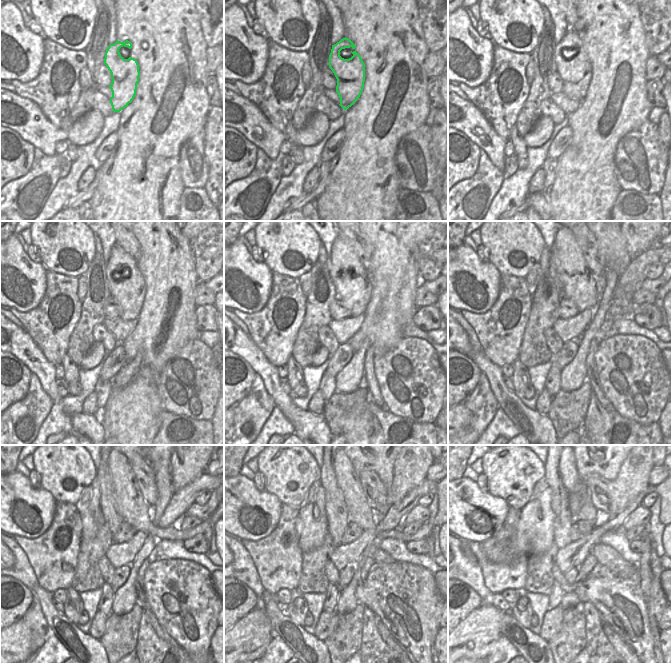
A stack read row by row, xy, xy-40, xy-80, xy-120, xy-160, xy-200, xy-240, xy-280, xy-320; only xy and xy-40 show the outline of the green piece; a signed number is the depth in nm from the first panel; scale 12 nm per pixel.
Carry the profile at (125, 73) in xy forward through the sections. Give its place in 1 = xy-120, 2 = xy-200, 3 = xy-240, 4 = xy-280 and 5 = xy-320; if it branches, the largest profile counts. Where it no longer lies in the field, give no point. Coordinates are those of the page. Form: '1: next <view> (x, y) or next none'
1: next xy-120 (129, 292)
2: next xy-200 (579, 285)
3: next xy-240 (130, 505)
4: next xy-280 (358, 509)
5: next xy-320 (580, 505)

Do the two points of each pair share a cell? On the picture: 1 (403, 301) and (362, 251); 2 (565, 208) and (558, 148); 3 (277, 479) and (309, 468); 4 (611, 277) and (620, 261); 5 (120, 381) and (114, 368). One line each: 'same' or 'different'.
1: different
2: different
3: same
4: different
5: different

